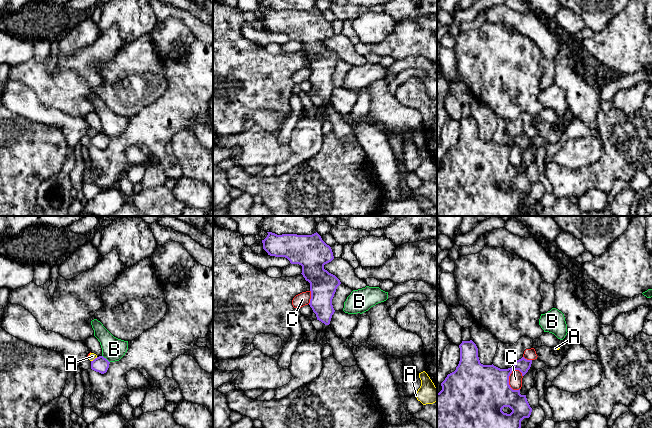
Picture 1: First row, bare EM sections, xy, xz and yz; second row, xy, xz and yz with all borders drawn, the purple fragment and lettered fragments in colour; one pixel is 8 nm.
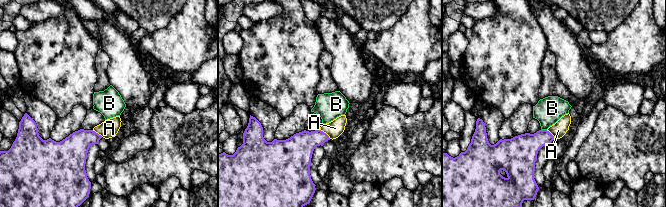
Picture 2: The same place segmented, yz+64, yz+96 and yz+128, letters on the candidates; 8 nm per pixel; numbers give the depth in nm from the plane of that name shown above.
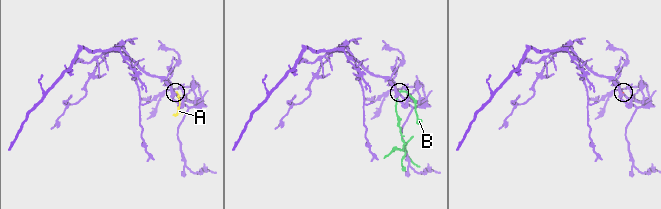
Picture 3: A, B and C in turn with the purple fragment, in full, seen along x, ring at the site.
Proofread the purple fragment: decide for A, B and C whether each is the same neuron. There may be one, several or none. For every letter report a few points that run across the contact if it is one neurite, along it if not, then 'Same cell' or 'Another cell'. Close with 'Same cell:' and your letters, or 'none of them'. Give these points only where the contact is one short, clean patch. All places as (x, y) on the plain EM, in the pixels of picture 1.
A: Line: xy (97, 133), (91, 137). Another cell
B: Another cell
C: Line: yz (514, 145), (509, 152), (509, 161), (513, 165), (518, 166). Another cell
Same cell: none of them

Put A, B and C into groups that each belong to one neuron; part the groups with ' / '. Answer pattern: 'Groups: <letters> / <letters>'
Groups: A C / B

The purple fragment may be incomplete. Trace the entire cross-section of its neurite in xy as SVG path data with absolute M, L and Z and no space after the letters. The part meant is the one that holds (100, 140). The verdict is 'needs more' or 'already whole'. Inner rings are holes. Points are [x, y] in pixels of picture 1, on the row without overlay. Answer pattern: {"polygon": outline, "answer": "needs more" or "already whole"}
{"polygon": "M99 132L91 137L91 145L104 150L107 148L109 140L110 138L106 134L104 134L103 132Z", "answer": "already whole"}

